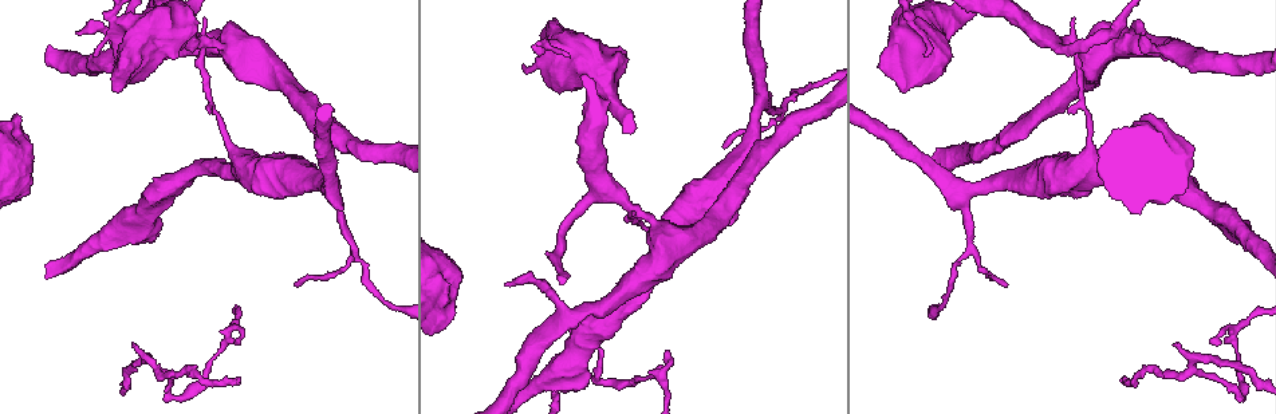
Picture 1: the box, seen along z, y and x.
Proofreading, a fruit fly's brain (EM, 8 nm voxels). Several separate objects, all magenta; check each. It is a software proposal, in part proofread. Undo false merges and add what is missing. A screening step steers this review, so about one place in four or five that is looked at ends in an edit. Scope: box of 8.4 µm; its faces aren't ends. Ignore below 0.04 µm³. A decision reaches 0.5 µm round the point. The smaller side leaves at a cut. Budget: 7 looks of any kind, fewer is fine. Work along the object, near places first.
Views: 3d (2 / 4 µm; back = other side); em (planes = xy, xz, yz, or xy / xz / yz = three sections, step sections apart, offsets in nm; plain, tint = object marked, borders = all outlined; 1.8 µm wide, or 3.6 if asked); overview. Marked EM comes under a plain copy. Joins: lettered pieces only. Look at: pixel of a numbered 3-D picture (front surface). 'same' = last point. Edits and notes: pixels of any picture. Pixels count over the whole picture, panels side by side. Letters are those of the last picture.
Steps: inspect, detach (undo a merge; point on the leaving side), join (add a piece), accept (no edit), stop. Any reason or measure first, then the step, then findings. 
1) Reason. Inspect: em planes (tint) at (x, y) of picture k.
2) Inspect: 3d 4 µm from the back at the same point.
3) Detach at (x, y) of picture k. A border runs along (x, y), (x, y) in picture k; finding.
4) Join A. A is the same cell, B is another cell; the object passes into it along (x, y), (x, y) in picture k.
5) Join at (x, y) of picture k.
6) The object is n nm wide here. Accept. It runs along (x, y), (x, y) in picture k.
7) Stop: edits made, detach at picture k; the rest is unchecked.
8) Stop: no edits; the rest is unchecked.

Tapers out. Inspect: 3d 4 µm at (242, 336) of picture 1.

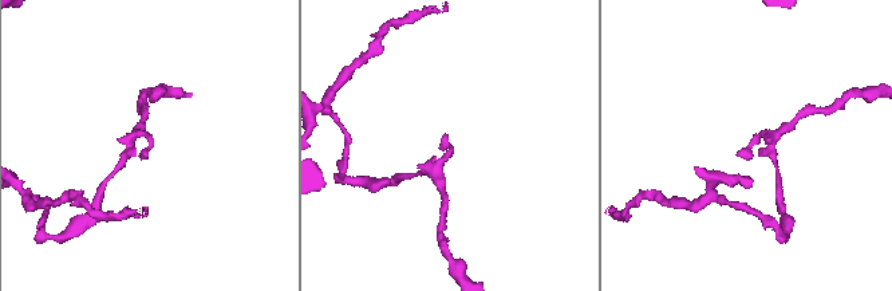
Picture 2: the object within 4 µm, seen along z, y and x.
Now the EM. Inspect: em planes (tint) at (153, 144) of picture 2.

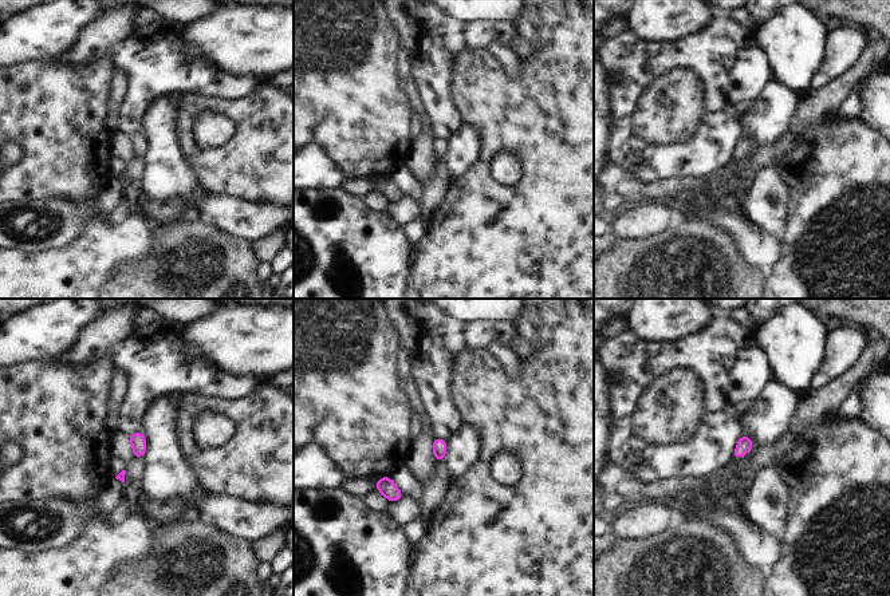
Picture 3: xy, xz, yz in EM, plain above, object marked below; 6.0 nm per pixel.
See the neighbours. Inspect: em planes (borders) at the same point.

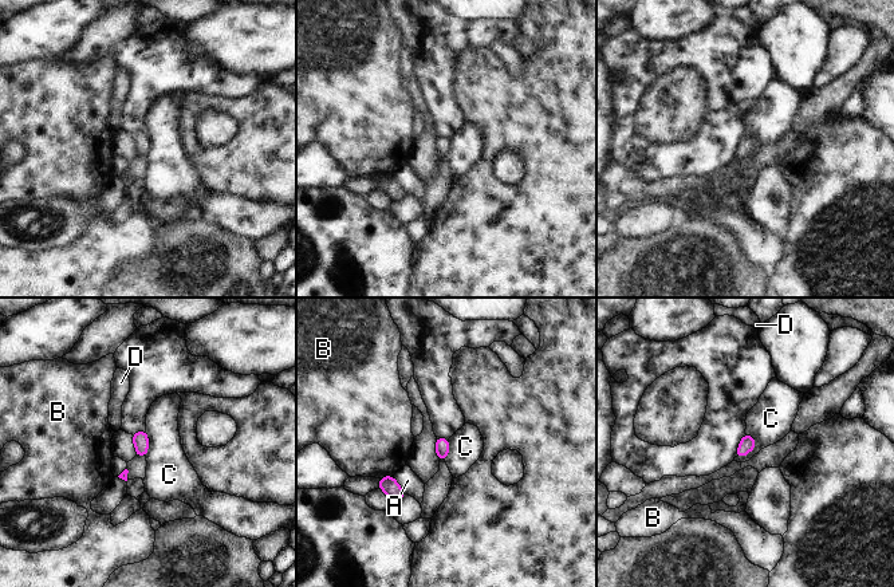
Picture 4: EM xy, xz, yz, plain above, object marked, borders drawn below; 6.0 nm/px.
The longest contact is with C, 170 nm. Accept. A, B, C and D are other cells; no lettered piece goes on from it.

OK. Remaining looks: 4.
Abrupt turn. Inspect: em 3.6 µm xy step 16 (tint) at (1188, 372) of picture 1.

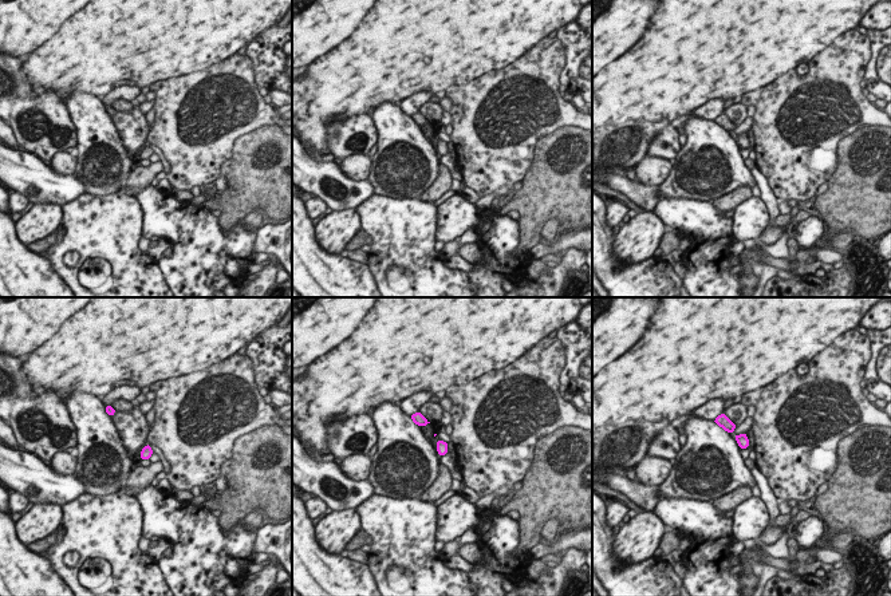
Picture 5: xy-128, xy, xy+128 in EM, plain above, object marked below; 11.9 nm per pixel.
Cut it another way. Inspect: em 3.6 µm planes (borders) at the same point.

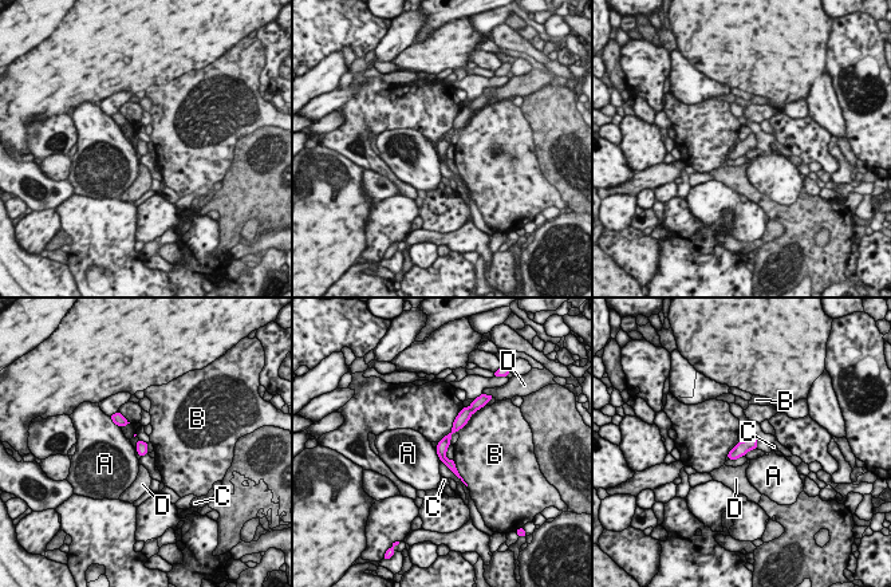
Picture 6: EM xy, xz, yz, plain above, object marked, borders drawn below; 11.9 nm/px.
Accept. A, B, C and D are other cells; it runs along (464, 416), (442, 445), (452, 467) in picture 6; one neuron here.

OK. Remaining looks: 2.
Branch point. Inspect: em planes (borders) at (203, 40) of picture 1.

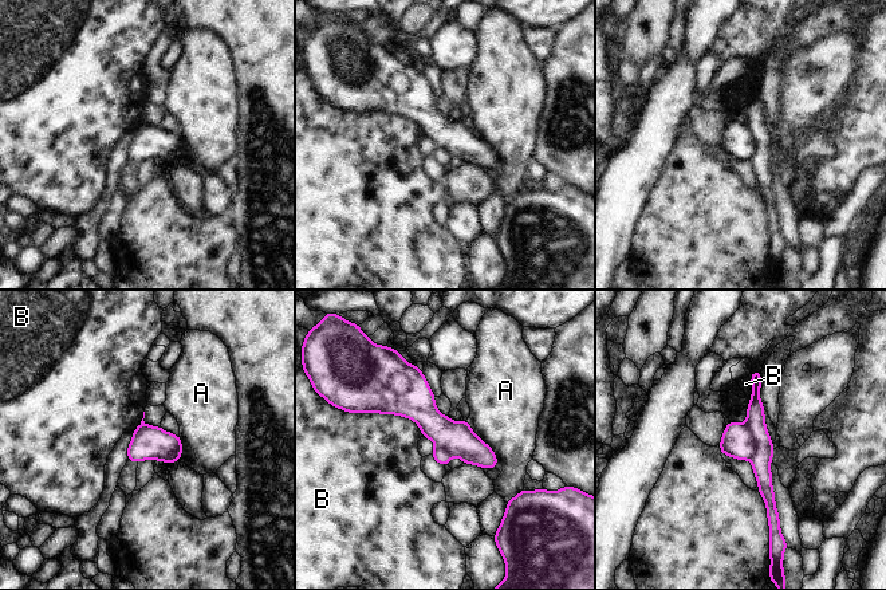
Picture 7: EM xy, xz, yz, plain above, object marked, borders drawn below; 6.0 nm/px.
Detach at (762, 457) of picture 7. A and B are other cells; a border runs along (745, 424), (755, 440), (751, 459) in picture 7; two neurons meet here.

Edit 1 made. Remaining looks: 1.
Stop: edits made, detach at picture 7; the rest is unchecked.

